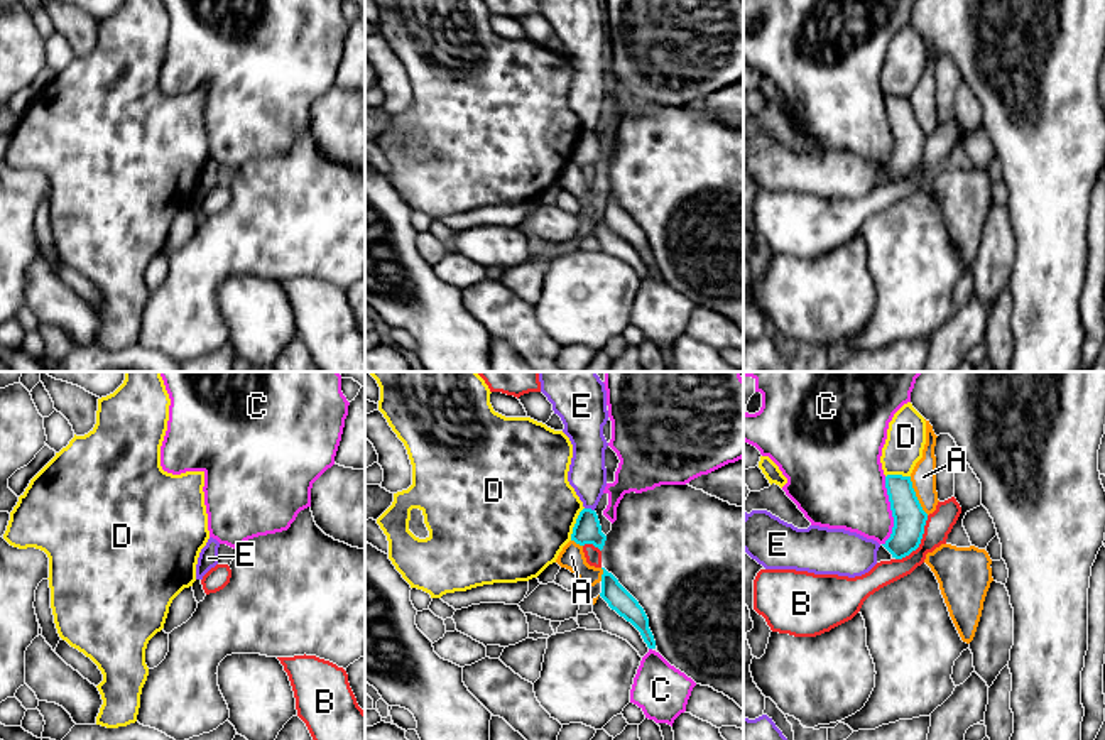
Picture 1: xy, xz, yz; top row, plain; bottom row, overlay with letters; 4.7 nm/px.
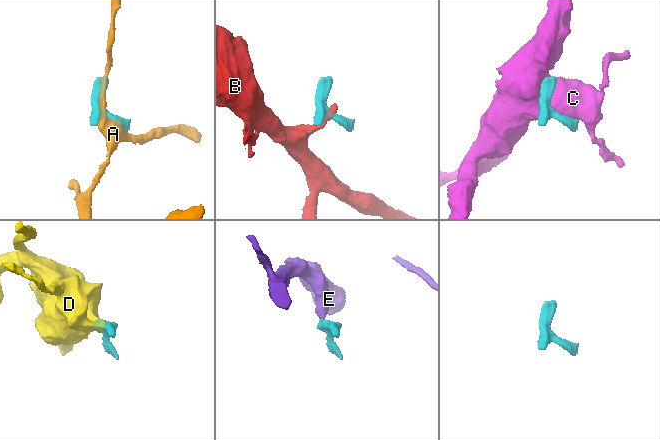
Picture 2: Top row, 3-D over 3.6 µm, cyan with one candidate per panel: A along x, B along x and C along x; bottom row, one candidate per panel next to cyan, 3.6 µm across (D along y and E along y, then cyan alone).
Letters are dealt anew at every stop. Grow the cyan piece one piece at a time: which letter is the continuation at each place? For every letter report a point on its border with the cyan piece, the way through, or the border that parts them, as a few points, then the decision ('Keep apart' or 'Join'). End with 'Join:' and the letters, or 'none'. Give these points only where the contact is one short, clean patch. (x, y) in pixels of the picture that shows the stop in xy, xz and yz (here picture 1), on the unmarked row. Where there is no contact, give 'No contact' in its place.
A: Touches cyan at yz (914, 117). Keep apart
B: Touches cyan at yz (919, 164). Boundary: yz (928, 137), (921, 164), (896, 181). Keep apart
C: Touches cyan at yz (891, 130). Keep apart
D: Touches cyan at xz (575, 146). Keep apart
E: Touches cyan at xz (590, 130). Boundary: xz (585, 129), (593, 132). Keep apart
Join: none

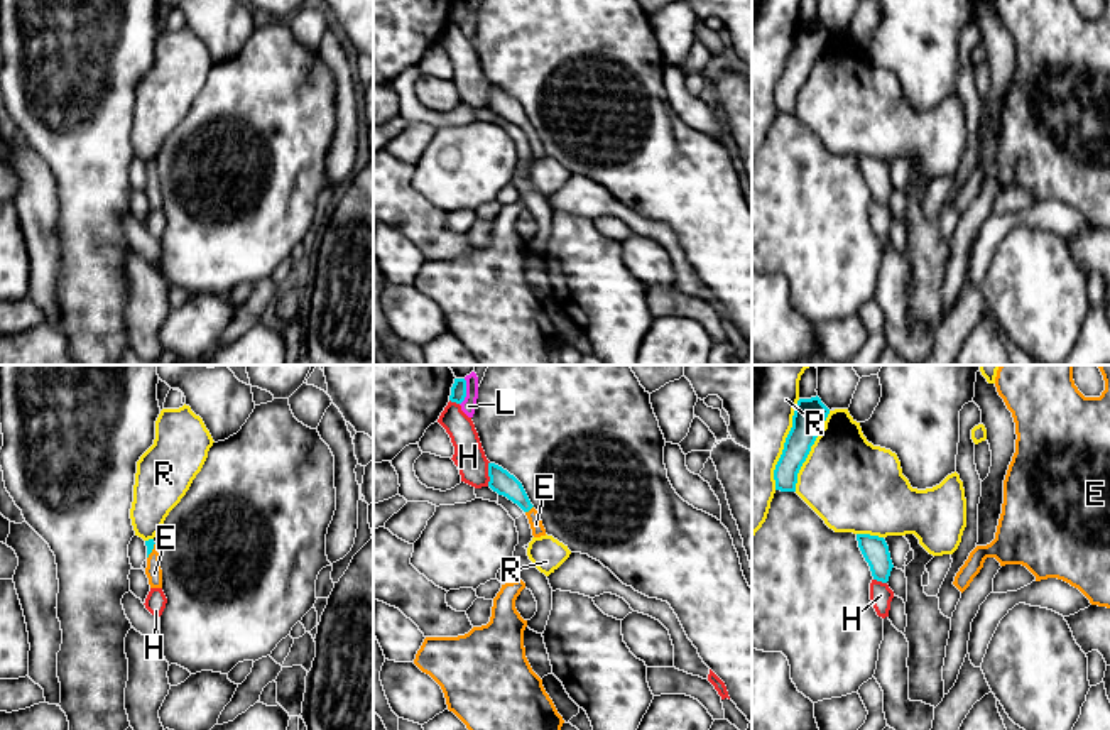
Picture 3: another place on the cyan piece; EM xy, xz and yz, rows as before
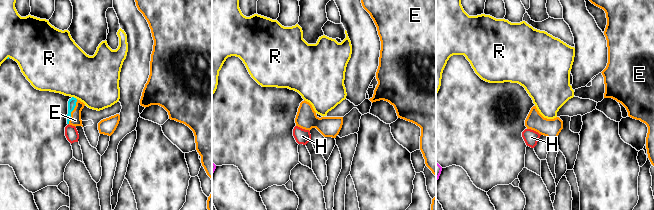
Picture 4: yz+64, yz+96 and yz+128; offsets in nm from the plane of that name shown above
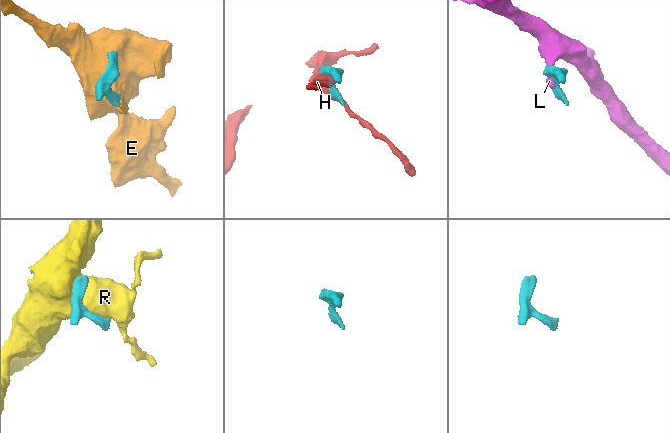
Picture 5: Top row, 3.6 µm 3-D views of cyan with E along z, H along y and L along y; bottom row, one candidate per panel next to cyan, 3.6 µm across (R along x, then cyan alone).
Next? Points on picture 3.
E: Touches cyan at xz (529, 130). Path across: xz (502, 103), (529, 130), (536, 146). Join
H: Touches cyan at xz (489, 95). Keep apart
L: Touches cyan at xz (465, 14). Boundary: xz (465, 0), (465, 21), (460, 26). Keep apart
R: Touches cyan at yz (784, 66). Keep apart
Join: E

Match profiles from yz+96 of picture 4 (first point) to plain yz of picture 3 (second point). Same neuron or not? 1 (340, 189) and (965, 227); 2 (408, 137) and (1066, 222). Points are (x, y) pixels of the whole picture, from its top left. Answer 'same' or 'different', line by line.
1: different
2: same

